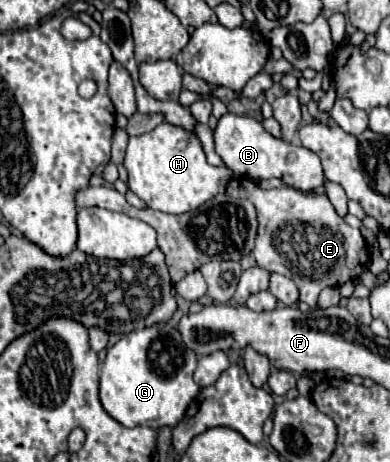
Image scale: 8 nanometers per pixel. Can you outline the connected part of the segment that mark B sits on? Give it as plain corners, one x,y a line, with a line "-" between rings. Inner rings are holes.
226,113
218,119
218,125
214,129
214,143
216,153
224,159
226,167
234,171
236,177
248,177
248,179
272,179
280,177
288,187
294,189
316,189
324,185
324,173
320,165
320,157
312,153
306,147
288,145
282,139
272,137
258,119
250,115
234,115
-
290,155
294,155
290,159

